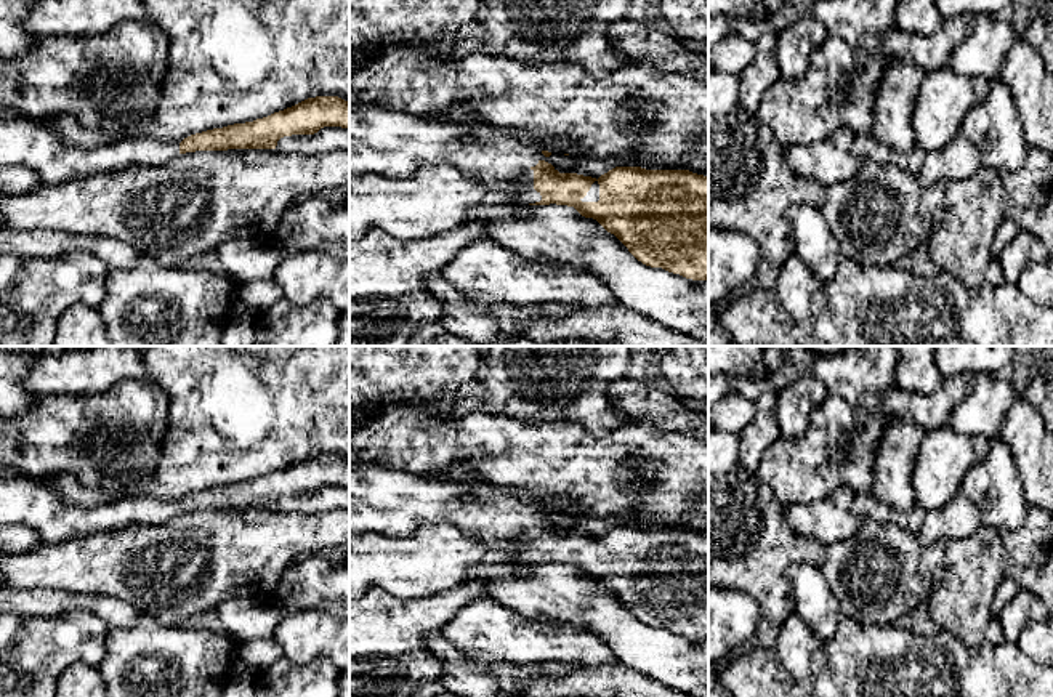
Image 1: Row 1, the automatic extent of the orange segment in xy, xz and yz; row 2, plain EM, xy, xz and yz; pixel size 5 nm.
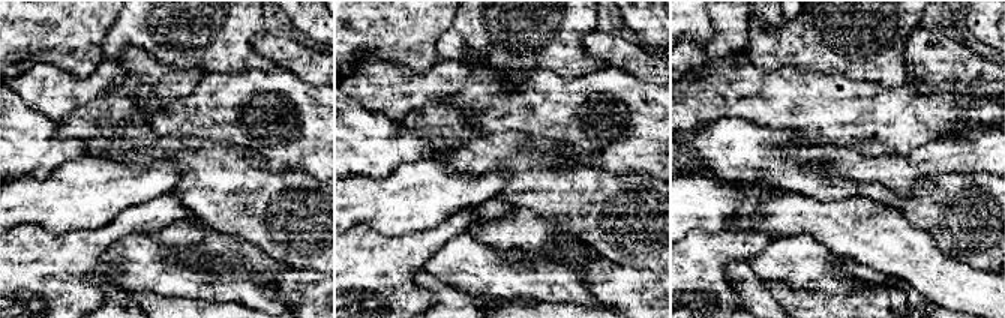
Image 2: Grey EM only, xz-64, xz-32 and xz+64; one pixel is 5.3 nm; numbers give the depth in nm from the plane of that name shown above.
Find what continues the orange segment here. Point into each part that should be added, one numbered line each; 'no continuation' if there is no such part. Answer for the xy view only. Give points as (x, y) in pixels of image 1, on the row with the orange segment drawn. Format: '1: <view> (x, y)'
1: xy (23, 141)

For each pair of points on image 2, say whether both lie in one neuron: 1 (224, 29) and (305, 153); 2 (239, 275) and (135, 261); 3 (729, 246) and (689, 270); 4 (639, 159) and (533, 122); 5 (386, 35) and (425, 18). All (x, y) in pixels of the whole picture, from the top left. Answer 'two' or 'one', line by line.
1: two
2: one
3: one
4: one
5: one

